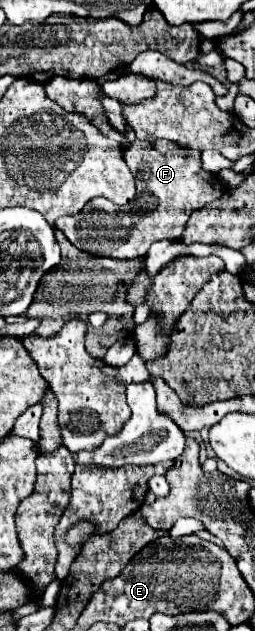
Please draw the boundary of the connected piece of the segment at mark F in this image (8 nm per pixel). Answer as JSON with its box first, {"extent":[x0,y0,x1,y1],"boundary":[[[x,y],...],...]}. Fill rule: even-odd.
{"extent":[57,141,225,259],"boundary":[[[133,141],[125,151],[125,163],[135,175],[137,195],[141,195],[143,211],[125,211],[119,217],[117,215],[101,217],[95,213],[81,211],[79,215],[57,219],[57,229],[61,229],[77,249],[89,255],[115,257],[115,259],[145,257],[151,243],[163,239],[177,241],[191,213],[205,207],[213,199],[219,199],[219,195],[225,193],[225,185],[223,183],[219,185],[219,181],[211,173],[203,171],[199,155],[195,155],[189,149],[159,153],[149,143]],[[95,227],[99,231],[89,231]]]}

